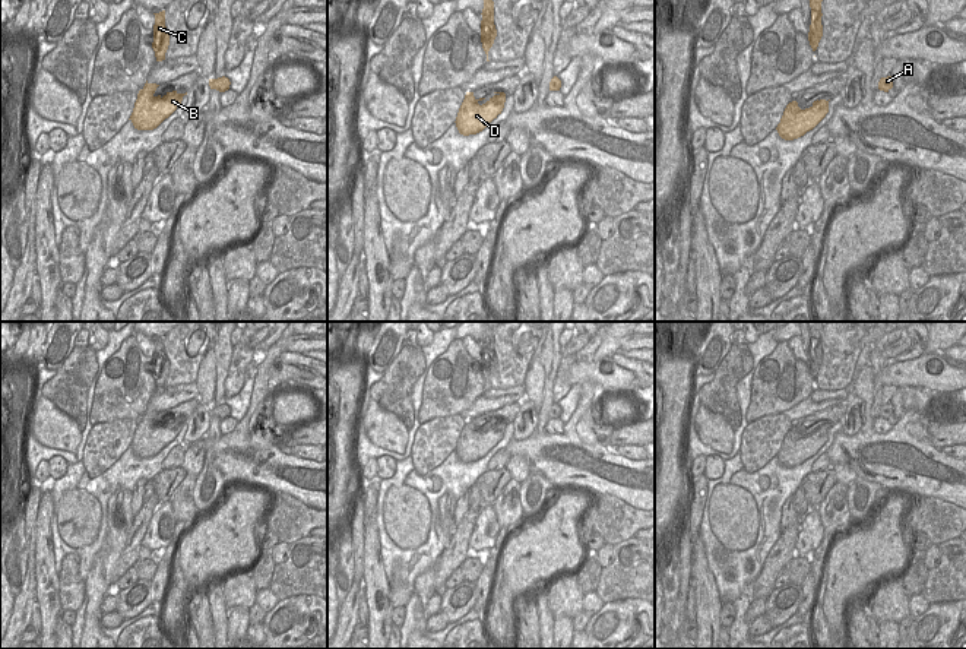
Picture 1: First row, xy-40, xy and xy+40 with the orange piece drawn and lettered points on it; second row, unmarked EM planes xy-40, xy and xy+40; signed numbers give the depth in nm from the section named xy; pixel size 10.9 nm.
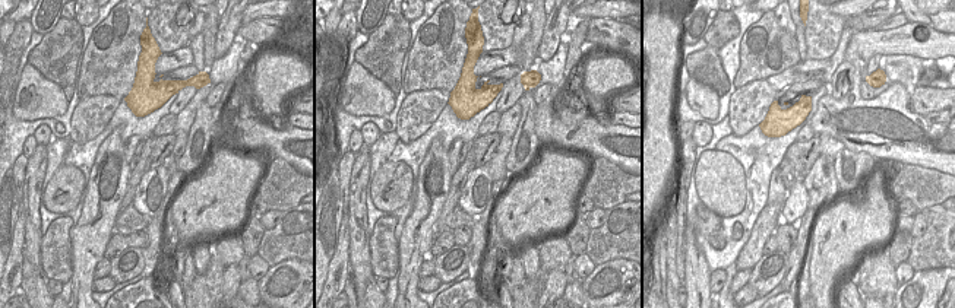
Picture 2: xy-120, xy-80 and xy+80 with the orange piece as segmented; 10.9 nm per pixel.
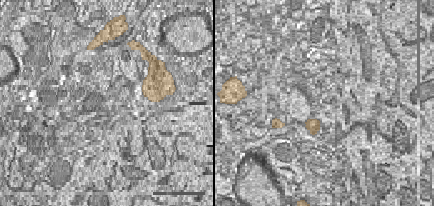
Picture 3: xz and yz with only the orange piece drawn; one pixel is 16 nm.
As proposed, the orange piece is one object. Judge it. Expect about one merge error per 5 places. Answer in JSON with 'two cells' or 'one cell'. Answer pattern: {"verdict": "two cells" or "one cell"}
{"verdict": "one cell"}

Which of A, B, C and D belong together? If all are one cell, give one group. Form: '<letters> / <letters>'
A B C D

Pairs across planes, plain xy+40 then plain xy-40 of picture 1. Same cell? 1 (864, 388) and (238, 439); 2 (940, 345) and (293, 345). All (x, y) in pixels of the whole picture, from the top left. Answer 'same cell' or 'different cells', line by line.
1: same cell
2: different cells

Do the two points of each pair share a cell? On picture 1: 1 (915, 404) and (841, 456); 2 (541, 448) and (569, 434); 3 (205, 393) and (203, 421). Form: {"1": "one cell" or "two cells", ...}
{"1": "two cells", "2": "one cell", "3": "two cells"}

